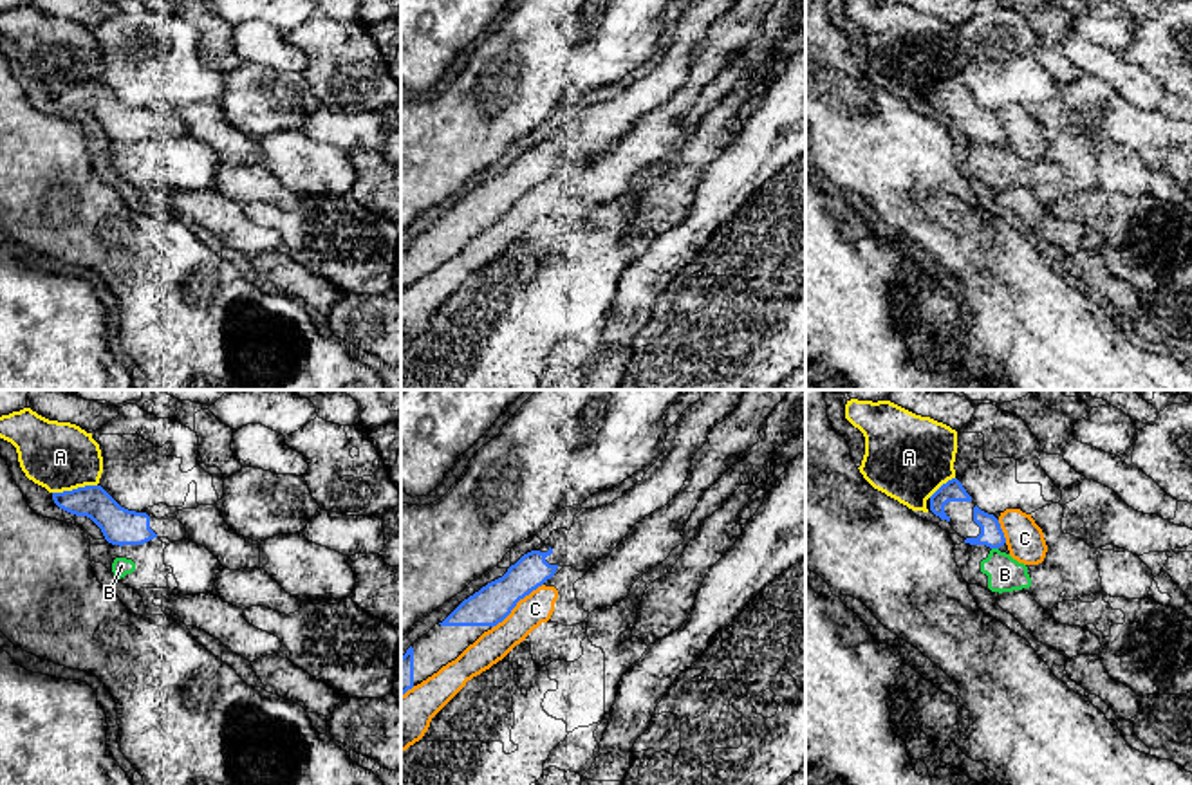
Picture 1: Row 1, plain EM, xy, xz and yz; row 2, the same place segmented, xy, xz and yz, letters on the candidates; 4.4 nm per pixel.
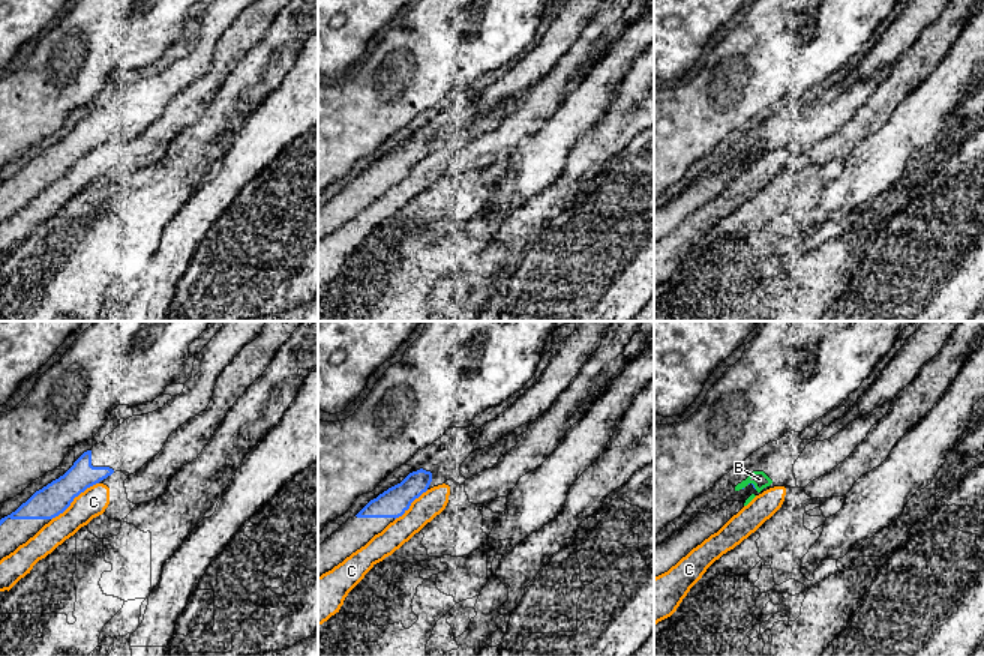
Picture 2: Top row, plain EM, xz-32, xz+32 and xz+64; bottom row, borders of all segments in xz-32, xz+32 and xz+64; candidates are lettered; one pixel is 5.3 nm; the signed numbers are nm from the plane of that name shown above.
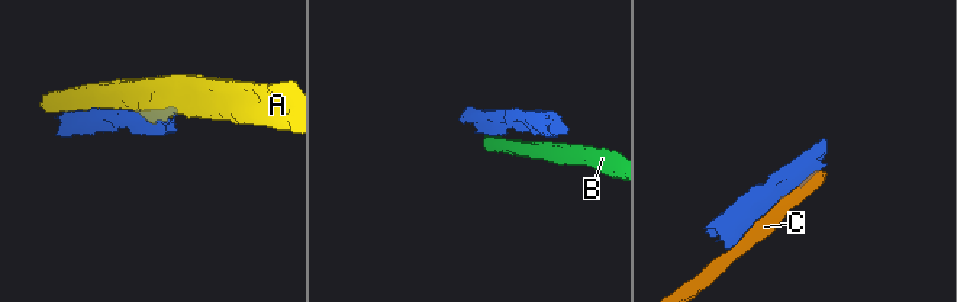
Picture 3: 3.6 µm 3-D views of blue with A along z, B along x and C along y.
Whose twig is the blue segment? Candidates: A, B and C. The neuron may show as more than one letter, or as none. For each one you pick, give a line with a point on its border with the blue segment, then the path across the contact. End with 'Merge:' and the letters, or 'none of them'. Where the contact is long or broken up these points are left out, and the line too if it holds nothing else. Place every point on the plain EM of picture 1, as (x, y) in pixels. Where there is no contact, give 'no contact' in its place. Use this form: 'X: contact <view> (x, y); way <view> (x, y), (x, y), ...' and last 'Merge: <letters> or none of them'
Merge: none of them

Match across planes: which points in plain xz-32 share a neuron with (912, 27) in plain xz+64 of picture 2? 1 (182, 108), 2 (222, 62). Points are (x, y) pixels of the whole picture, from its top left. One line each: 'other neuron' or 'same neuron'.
1: other neuron
2: other neuron

